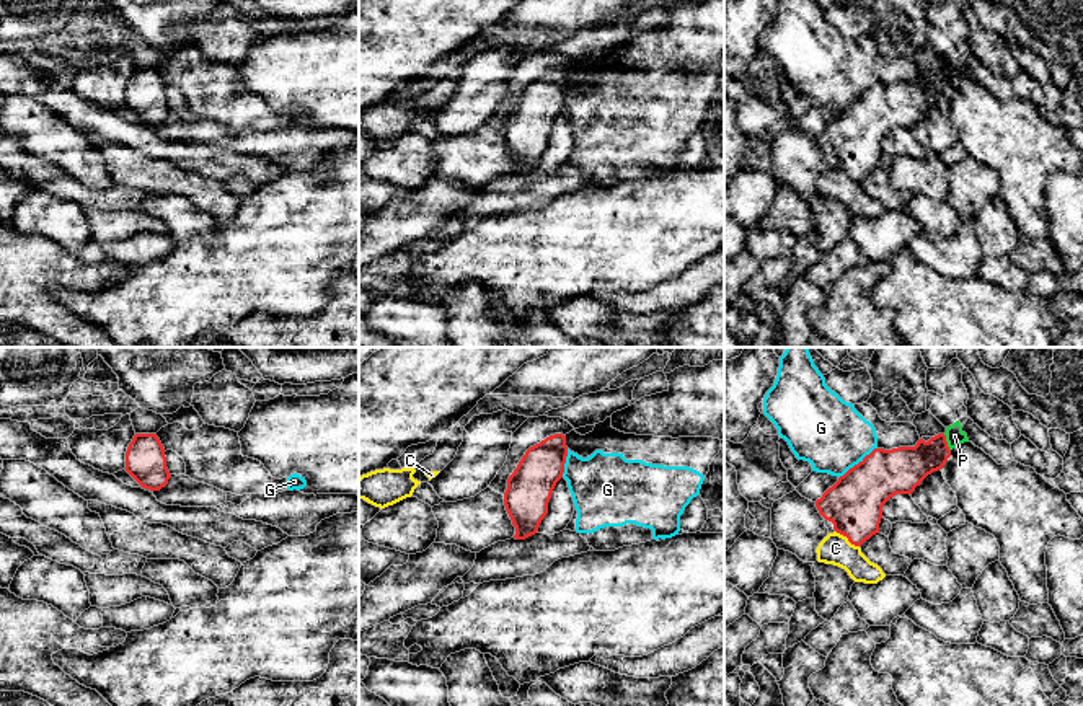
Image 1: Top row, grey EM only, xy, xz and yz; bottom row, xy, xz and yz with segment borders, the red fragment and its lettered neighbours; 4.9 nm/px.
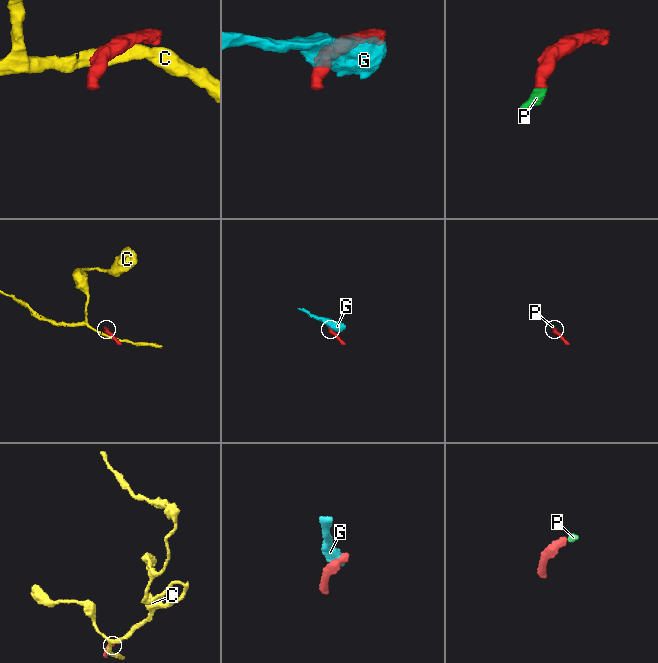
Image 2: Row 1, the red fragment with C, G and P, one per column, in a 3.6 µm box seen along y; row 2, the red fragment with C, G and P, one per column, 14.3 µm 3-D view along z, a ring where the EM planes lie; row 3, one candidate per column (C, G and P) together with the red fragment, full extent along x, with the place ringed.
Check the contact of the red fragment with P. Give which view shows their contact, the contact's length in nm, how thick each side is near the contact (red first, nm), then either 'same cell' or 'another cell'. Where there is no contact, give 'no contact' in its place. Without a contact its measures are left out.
contact in yz; length 90 nm; calibres 220 and 90 nm; same cell

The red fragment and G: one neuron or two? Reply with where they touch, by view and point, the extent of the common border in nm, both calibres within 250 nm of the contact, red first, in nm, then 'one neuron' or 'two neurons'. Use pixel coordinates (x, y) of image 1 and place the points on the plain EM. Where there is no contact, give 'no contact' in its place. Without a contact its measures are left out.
yz (858, 98) | 240 nm | 280/360 nm | two neurons

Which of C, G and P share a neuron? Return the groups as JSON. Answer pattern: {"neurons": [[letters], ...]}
{"neurons": [["C"], ["G"], ["P"]]}

